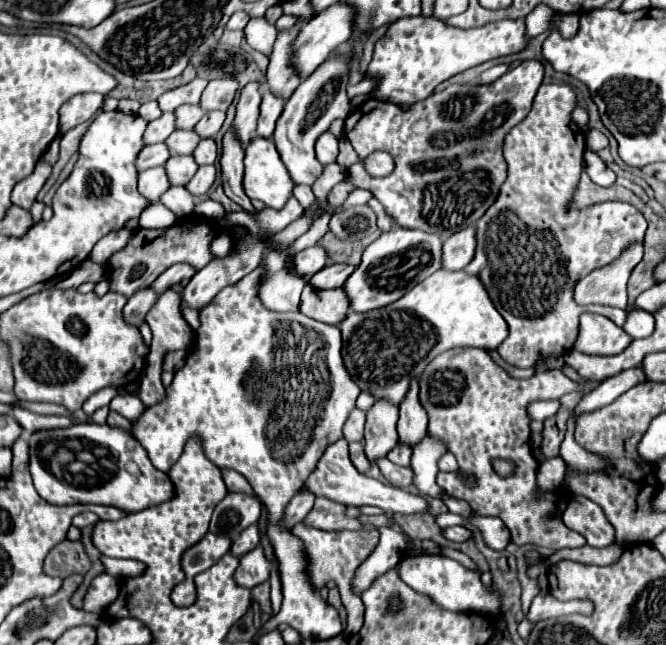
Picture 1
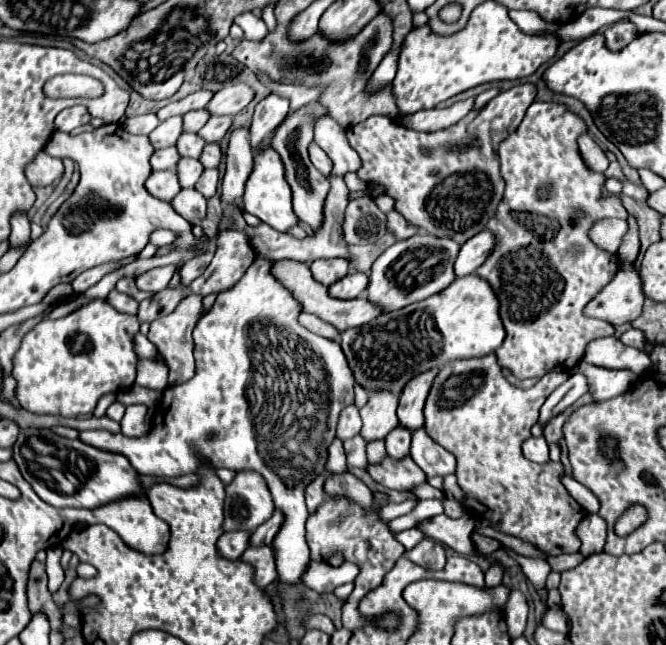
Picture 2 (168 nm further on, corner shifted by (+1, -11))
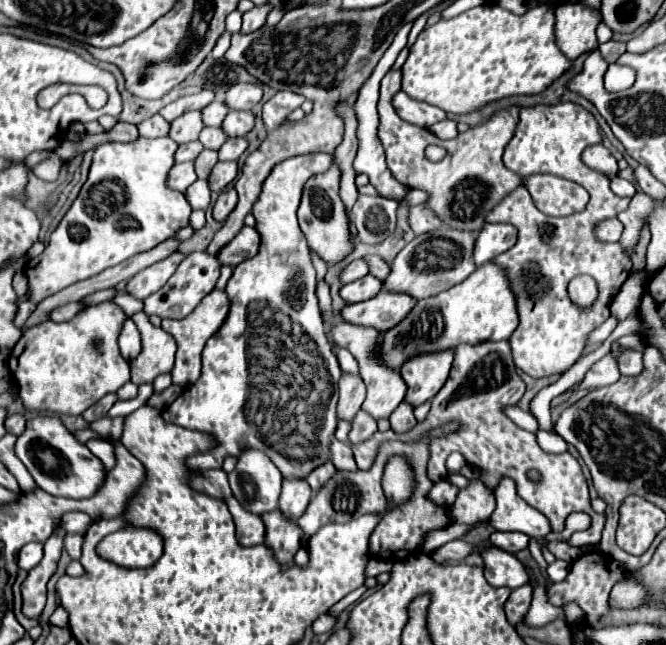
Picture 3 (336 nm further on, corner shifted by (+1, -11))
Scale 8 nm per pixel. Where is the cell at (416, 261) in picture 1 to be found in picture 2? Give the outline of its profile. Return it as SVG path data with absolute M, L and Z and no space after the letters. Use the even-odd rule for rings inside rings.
M416 233L410 239L398 241L388 247L372 265L366 297L386 311L396 311L410 303L436 295L456 279L454 259L458 257L458 251L460 245L454 239L442 239L430 233Z

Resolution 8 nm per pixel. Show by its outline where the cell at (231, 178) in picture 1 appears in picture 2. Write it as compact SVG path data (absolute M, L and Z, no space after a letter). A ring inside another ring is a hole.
M282 259L282 261L274 261L274 275L294 293L294 297L300 301L300 305L304 307L306 313L312 313L328 323L332 323L336 329L340 331L346 331L346 329L354 329L354 327L362 327L366 323L370 323L374 317L378 315L384 315L382 307L370 303L366 299L366 295L360 295L356 299L350 299L350 301L342 301L342 299L334 299L328 295L328 289L318 283L312 275L310 275L310 269L308 265L300 263L300 261L294 261L294 259Z

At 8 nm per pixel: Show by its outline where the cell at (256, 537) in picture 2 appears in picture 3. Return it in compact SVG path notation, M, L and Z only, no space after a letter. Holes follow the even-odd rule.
M284 481L282 483L282 493L280 493L280 505L278 509L282 515L290 521L296 521L304 515L308 503L312 499L312 491L306 481Z

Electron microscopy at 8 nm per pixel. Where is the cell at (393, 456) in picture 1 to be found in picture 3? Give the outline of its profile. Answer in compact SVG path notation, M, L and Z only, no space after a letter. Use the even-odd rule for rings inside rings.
M400 403L396 407L396 411L390 415L390 429L394 433L406 433L414 427L414 423L416 423L416 419L412 415L412 407L406 403Z

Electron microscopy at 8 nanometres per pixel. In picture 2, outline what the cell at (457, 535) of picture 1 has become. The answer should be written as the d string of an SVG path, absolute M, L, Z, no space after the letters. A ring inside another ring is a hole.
M474 533L474 535L472 535L472 541L474 541L478 553L482 553L482 555L490 555L490 553L494 553L496 549L500 549L500 541L490 539L490 537L484 537L484 535L476 535L476 533Z

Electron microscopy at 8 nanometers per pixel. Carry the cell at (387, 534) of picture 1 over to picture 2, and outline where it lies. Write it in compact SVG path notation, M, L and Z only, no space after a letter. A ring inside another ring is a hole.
M424 539L422 543L418 543L414 549L406 551L408 559L428 571L438 571L444 567L446 563L446 551L444 551L444 545L434 541L434 539Z

